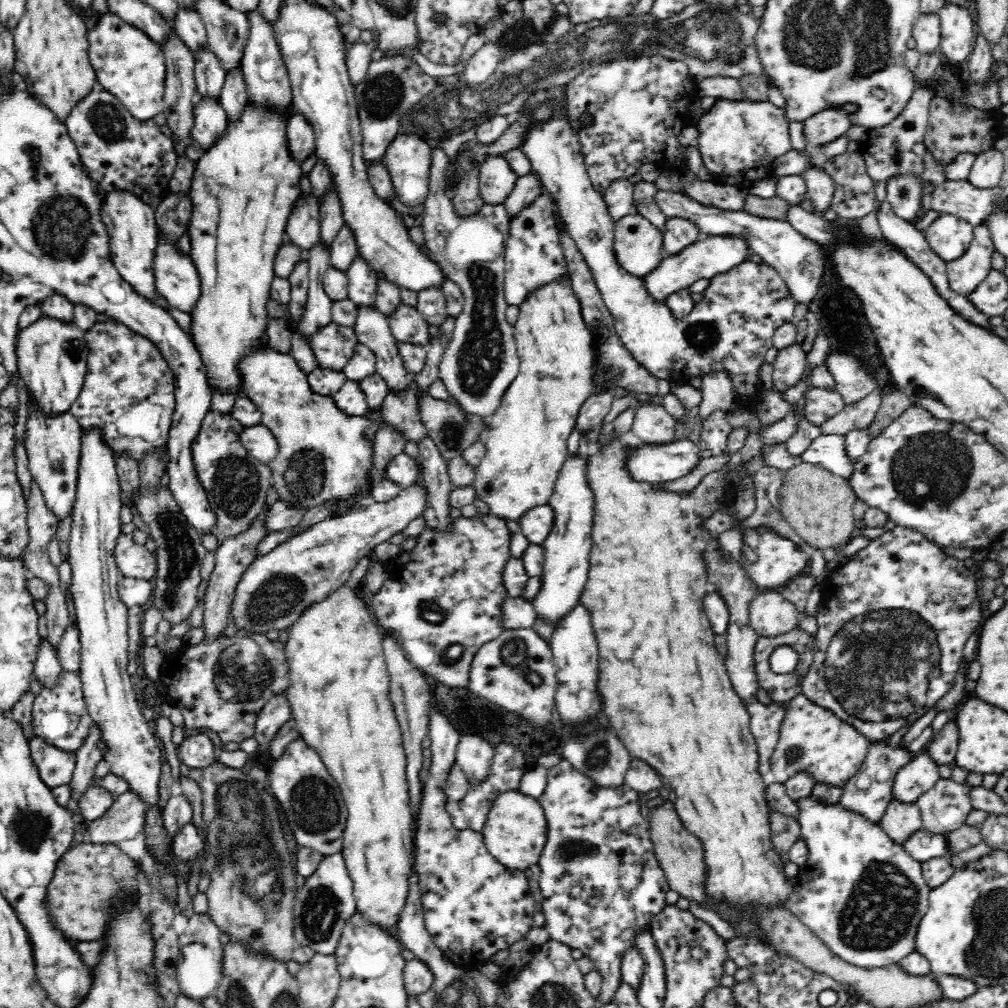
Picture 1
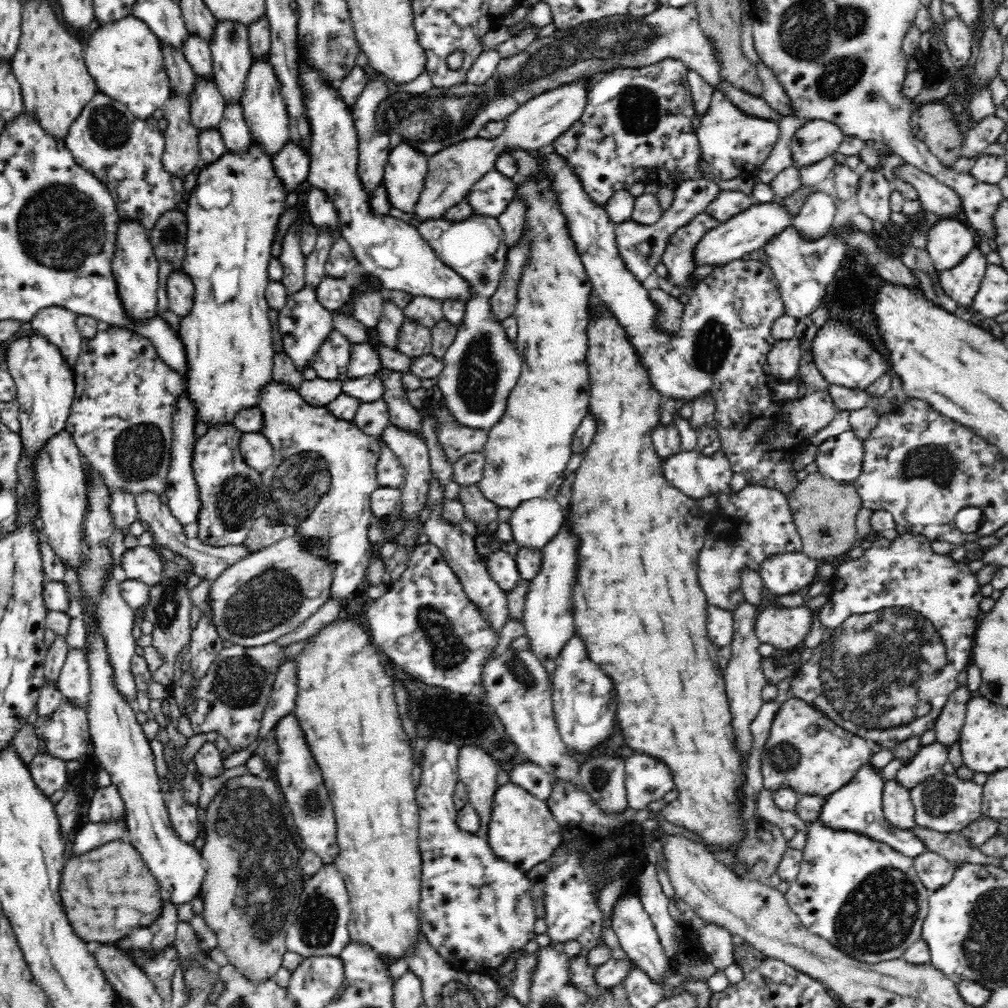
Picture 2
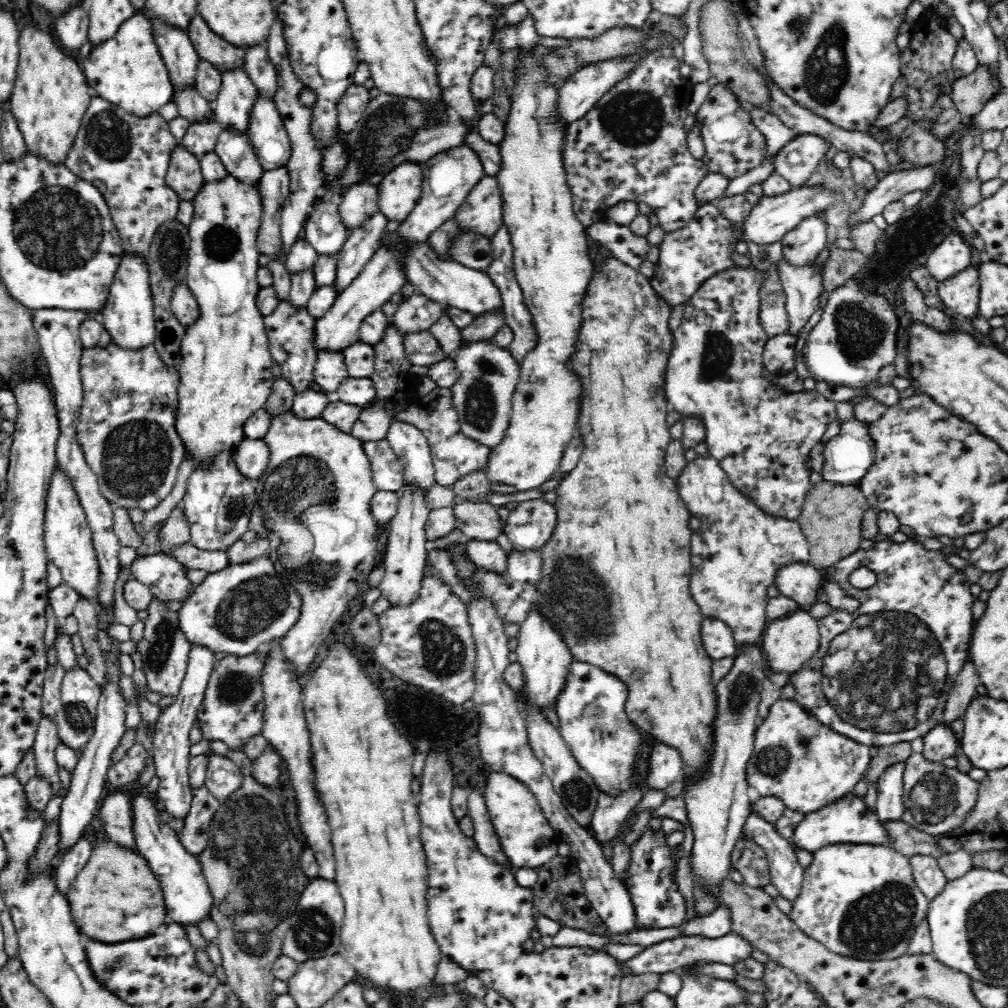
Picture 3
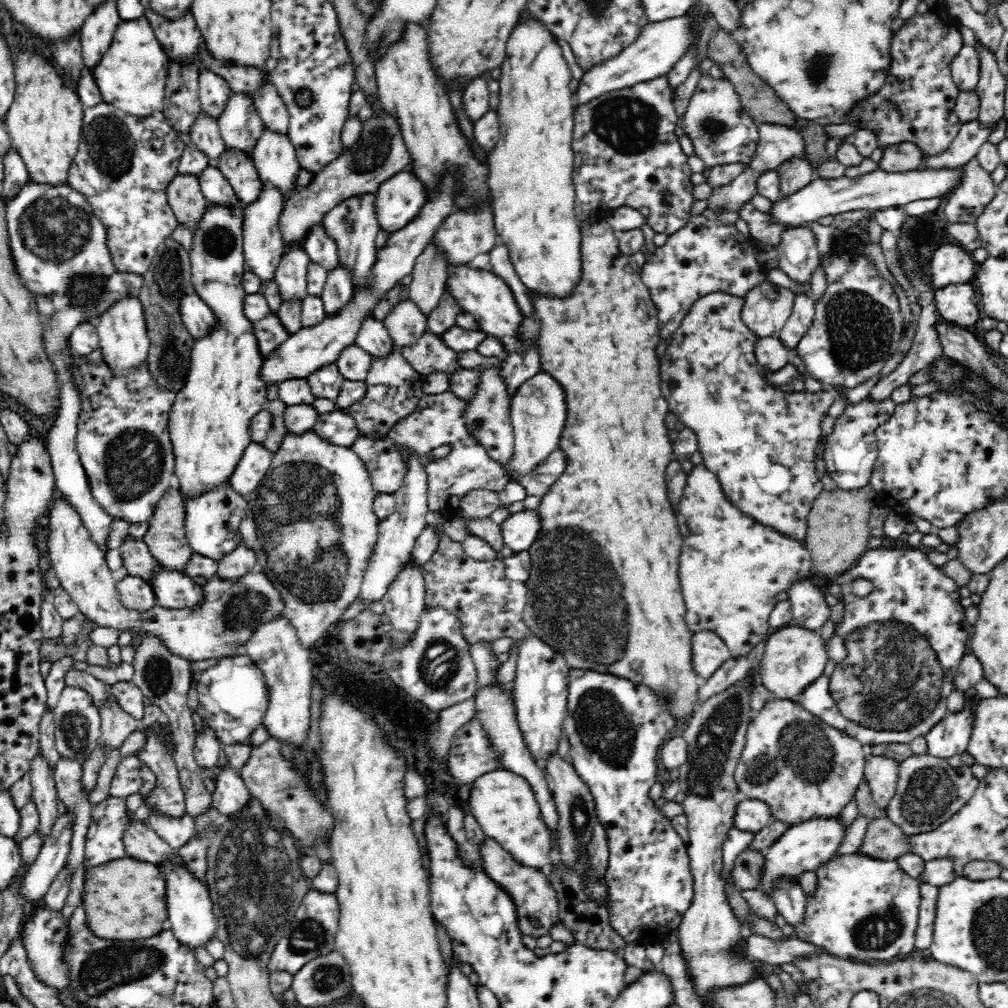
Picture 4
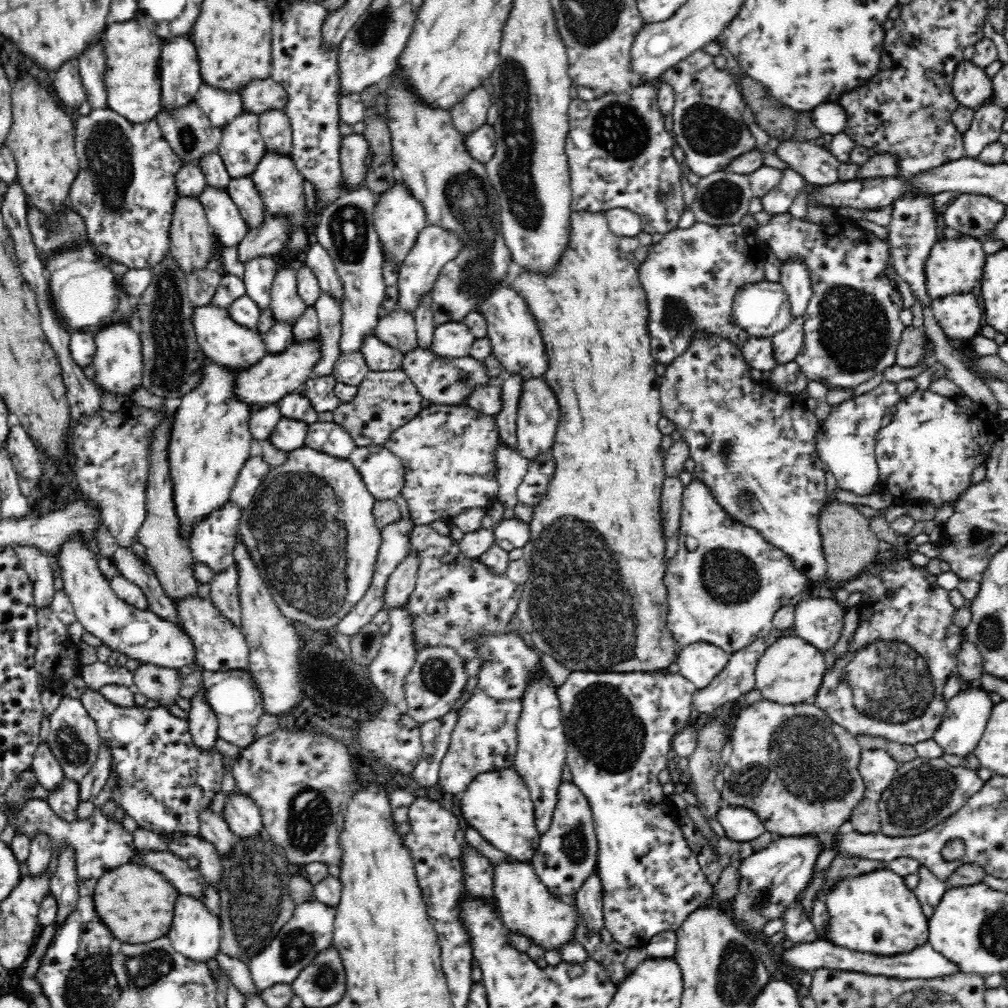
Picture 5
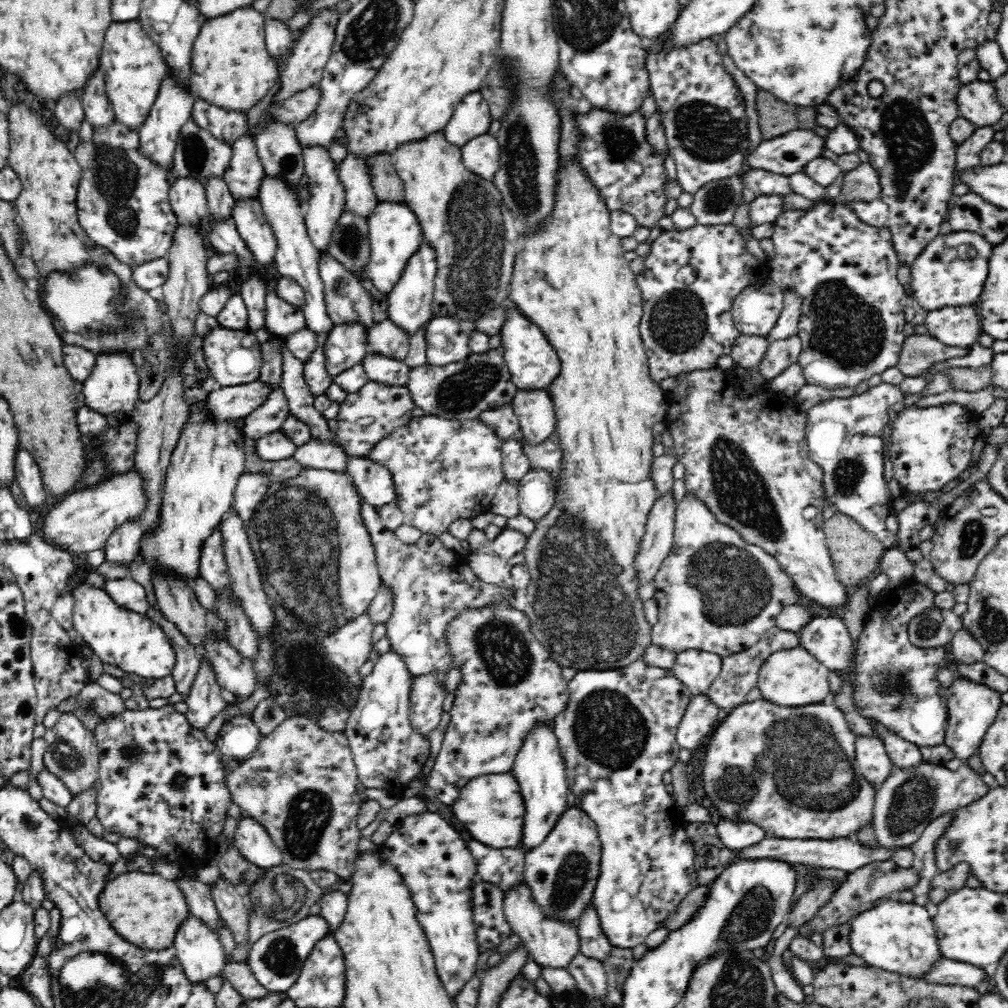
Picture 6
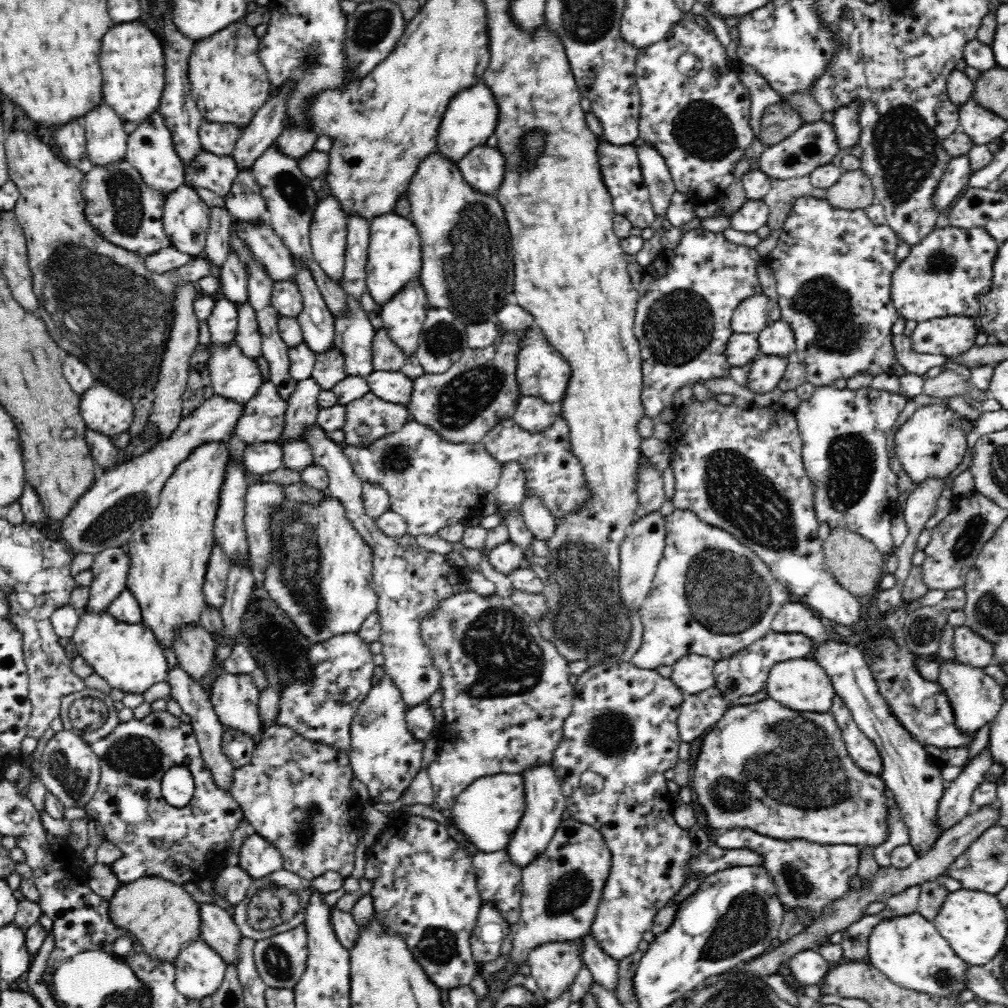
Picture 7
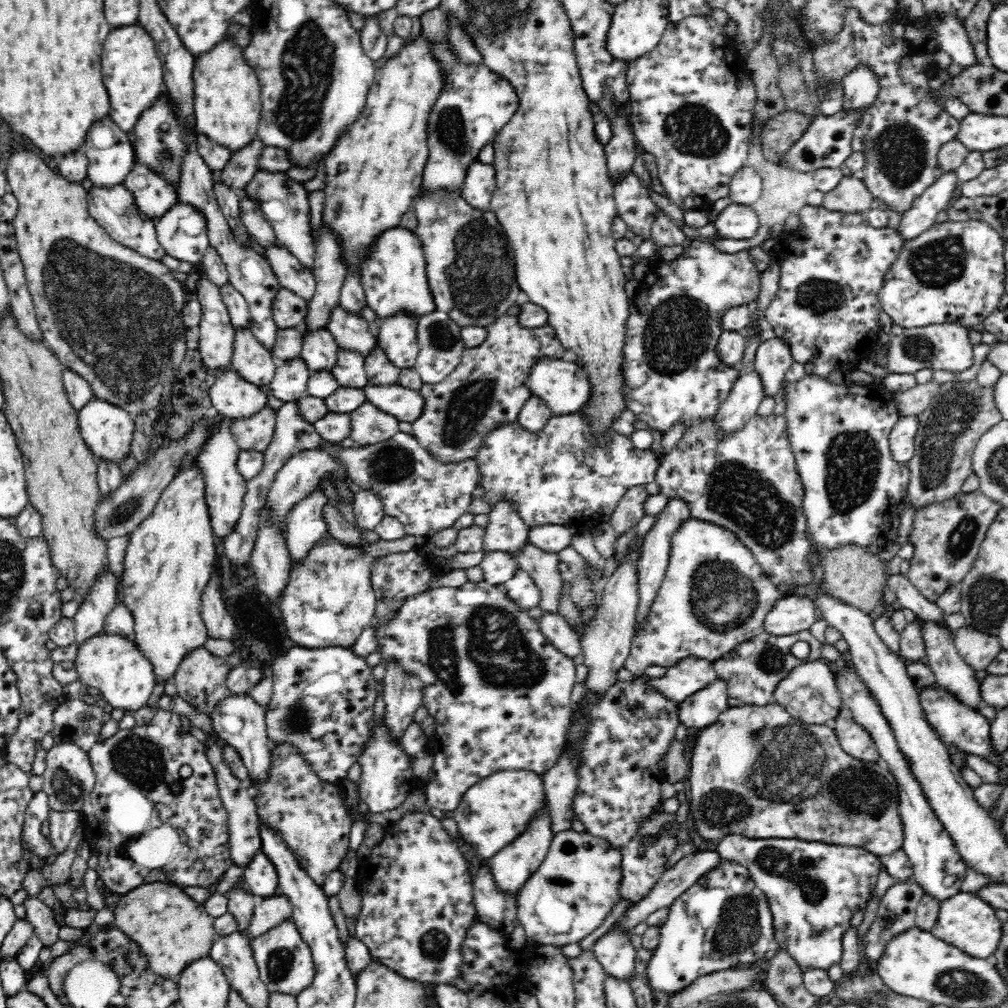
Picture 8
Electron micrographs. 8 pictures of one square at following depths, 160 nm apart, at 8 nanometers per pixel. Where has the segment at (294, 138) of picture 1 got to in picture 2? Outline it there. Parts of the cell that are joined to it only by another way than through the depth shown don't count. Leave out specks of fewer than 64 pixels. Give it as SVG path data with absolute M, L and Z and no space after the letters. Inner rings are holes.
M289 141L284 145L284 150L273 158L272 165L276 177L282 182L286 194L289 194L307 180L310 158L302 148Z

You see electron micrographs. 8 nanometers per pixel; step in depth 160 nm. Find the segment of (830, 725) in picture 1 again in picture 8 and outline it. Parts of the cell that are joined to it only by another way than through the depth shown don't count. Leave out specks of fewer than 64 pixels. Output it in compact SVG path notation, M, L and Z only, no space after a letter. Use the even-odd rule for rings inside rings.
M743 704L721 712L714 724L700 730L689 764L685 780L688 784L689 818L705 841L720 842L728 835L738 834L751 839L794 838L860 847L879 857L888 856L903 847L905 836L899 811L898 783L888 766L881 761L854 759L841 748L838 737L828 725L794 720L780 704L759 707ZM748 774L746 800L752 806L752 812L744 814L734 792Z

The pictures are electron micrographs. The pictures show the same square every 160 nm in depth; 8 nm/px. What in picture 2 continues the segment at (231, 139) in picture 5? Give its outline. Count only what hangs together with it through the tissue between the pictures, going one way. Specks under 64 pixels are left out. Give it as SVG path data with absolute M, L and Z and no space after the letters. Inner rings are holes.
M232 21L217 22L215 33L209 42L213 56L214 81L225 105L241 102L245 80L248 78L249 68L253 63L250 45L248 45L248 32L248 27L244 24L236 24Z

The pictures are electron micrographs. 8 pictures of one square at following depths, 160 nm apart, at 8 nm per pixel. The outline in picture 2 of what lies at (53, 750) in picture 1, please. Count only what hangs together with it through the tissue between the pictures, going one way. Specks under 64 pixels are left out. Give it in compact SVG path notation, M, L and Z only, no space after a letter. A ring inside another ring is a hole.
M41 749L36 760L30 764L29 772L36 787L47 797L56 790L68 787L66 761L49 756L44 749Z

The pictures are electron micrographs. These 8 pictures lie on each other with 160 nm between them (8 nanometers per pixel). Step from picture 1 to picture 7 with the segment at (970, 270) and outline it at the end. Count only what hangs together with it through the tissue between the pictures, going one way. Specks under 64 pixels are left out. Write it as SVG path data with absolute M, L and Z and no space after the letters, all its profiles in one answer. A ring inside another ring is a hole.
M947 316L918 323L910 336L912 351L918 354L940 354L948 362L968 352L980 332L975 319Z

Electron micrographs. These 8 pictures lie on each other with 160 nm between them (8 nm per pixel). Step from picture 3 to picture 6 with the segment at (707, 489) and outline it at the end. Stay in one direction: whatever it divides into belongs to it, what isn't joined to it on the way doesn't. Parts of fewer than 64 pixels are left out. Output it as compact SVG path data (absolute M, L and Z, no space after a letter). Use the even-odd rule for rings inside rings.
M685 495L684 498L677 502L676 514L674 514L674 544L670 554L663 560L662 566L656 573L654 578L654 594L653 598L657 603L657 616L658 619L653 623L651 628L651 642L654 646L660 649L666 649L675 655L688 650L702 650L703 652L710 652L724 657L733 656L740 652L748 650L748 648L754 647L764 636L771 631L772 628L777 626L777 616L780 611L787 606L800 602L800 594L795 590L792 585L792 579L780 569L778 561L768 554L763 548L759 546L748 544L740 533L736 532L736 529L730 528L724 524L718 523L716 517L712 516L712 511L706 507L704 502L696 499L694 495Z

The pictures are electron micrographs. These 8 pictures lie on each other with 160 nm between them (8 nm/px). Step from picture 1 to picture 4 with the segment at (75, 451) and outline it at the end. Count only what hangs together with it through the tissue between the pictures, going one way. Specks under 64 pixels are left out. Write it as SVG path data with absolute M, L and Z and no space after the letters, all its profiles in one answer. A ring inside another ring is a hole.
M58 499L50 510L47 536L53 572L86 620L95 623L96 628L112 628L119 634L129 631L132 636L140 635L142 640L157 638L173 656L189 662L246 655L245 645L257 625L273 620L284 610L278 590L257 569L233 581L224 580L218 575L209 579L203 586L201 607L174 610L155 604L146 612L132 610L126 608L119 599L116 588L118 576L108 569L105 551L92 540L90 531L83 526L81 516L62 499Z

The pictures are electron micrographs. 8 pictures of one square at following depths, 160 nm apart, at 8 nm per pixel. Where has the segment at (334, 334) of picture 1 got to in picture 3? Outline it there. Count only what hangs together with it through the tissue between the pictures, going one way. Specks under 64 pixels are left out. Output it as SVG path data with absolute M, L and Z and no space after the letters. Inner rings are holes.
M322 351L318 353L313 370L313 382L321 390L334 396L337 388L348 378L342 352Z

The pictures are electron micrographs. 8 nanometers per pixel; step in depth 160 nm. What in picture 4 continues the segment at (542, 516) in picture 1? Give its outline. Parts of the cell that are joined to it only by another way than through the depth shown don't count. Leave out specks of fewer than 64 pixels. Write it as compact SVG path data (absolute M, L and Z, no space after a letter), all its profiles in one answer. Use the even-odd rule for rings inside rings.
M535 510L510 514L500 525L505 546L514 553L527 551L540 532L540 515Z

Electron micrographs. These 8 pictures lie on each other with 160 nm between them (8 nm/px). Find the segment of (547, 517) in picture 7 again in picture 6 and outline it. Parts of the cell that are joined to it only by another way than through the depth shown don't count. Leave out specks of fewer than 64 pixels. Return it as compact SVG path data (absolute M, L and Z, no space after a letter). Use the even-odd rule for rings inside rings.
M530 469L519 482L519 512L535 524L552 510L555 492L552 477L544 469Z

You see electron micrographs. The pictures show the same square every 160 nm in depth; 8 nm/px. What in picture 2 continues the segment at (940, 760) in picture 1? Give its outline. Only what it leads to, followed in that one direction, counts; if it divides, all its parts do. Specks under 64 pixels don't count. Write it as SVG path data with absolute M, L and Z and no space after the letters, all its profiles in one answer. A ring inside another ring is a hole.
M960 686L949 695L948 701L938 715L935 722L936 738L944 746L950 747L960 738L968 700L970 700L970 690Z

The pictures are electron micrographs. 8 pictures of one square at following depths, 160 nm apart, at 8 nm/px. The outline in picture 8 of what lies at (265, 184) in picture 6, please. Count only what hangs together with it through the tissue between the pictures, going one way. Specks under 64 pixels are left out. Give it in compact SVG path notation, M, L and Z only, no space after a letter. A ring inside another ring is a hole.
M320 329L303 336L301 359L304 360L311 374L330 371L336 366L339 346L328 329Z

